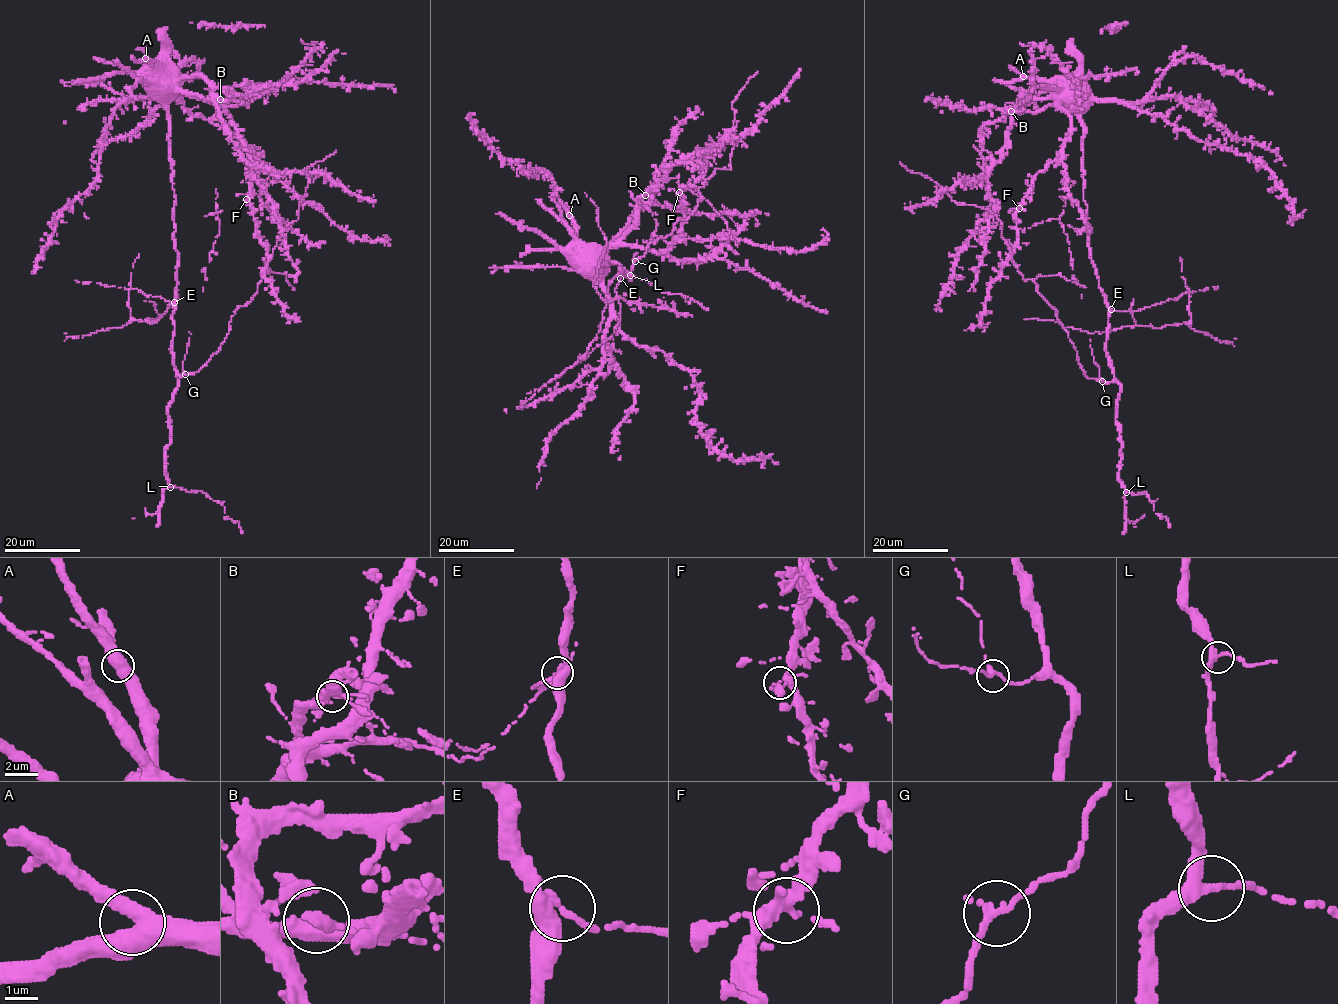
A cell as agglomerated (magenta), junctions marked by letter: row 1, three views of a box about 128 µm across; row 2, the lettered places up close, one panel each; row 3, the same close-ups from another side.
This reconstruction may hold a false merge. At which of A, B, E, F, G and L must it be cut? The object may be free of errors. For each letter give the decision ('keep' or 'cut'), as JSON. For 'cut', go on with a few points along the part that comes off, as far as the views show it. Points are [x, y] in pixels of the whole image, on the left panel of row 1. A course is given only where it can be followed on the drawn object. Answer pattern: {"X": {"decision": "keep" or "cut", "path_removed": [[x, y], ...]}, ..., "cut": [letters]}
{"A": {"decision": "keep"}, "B": {"decision": "keep"}, "E": {"decision": "keep"}, "F": {"decision": "keep"}, "G": {"decision": "keep"}, "L": {"decision": "keep"}, "cut": []}

